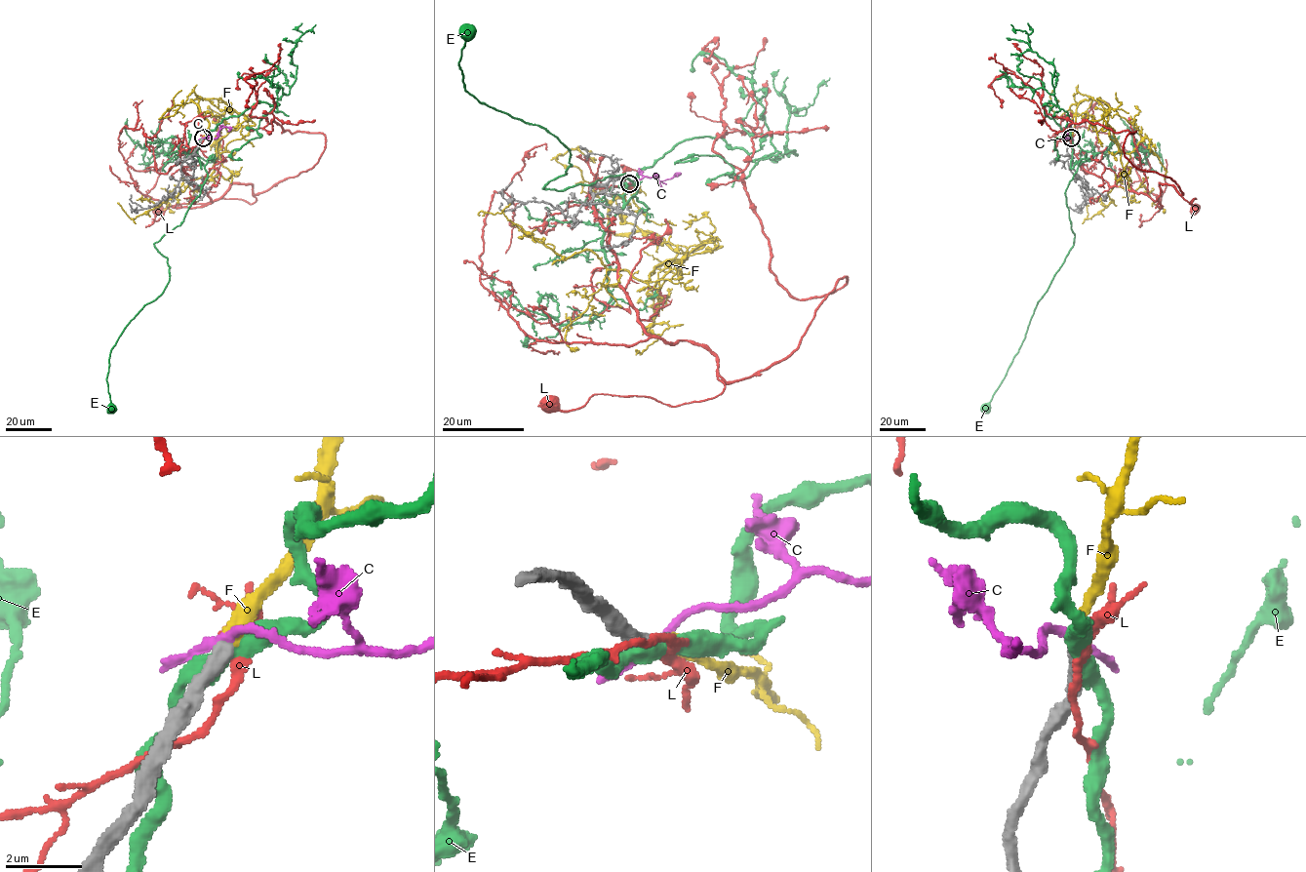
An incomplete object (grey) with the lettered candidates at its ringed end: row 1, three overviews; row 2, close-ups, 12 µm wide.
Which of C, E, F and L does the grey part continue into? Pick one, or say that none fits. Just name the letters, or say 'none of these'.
F

